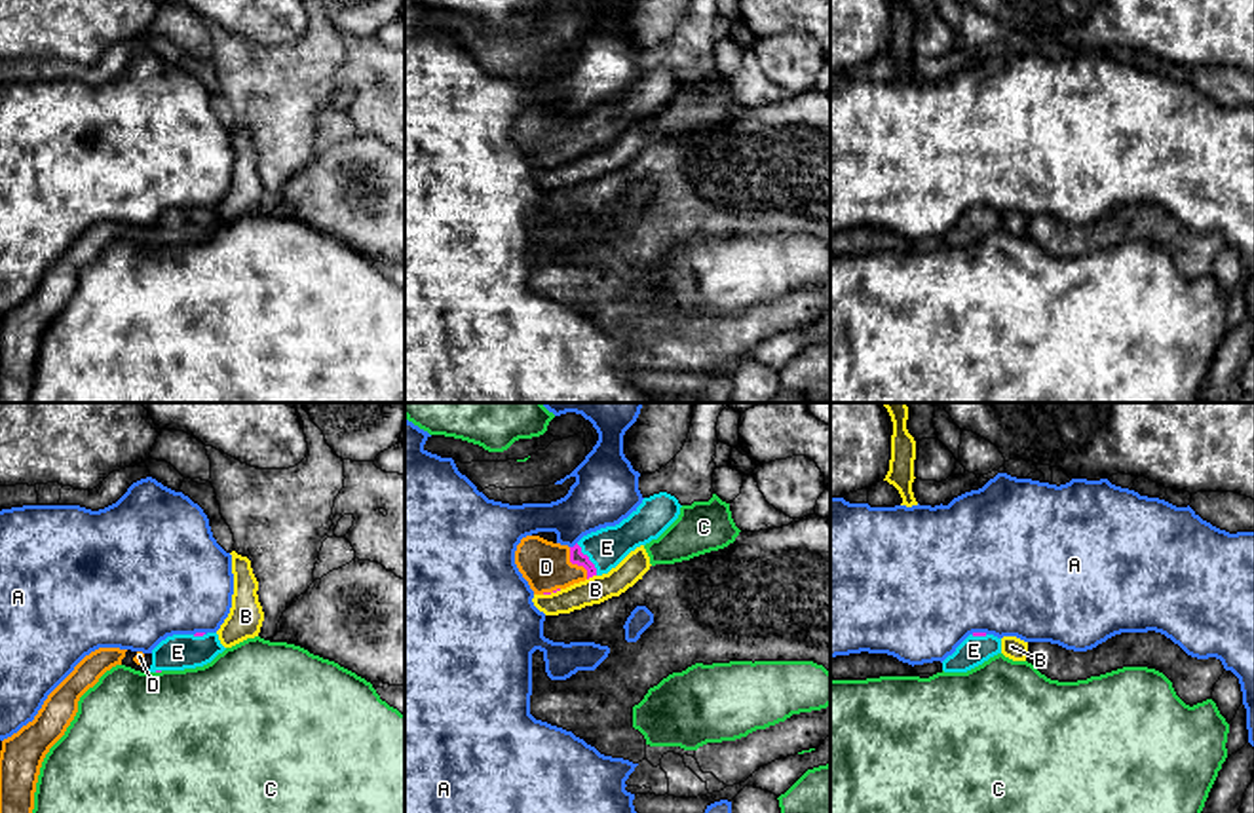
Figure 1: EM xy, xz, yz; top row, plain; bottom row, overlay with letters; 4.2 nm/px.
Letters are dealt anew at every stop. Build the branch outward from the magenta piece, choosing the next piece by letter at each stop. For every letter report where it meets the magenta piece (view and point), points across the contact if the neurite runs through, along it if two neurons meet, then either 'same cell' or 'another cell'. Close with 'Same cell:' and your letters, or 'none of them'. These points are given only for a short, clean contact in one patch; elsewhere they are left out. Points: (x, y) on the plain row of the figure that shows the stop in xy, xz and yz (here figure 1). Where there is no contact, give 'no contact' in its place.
A: contact xz (574, 120); border xz (576, 116), (570, 122); another cell
B: contact xz (591, 151); another cell
C: contact xy (158, 245); border xy (162, 245), (156, 247); another cell
D: contact xz (576, 137); way xz (576, 132), (576, 137), (546, 141); same cell
E: contact xz (588, 133); way xz (576, 132), (588, 133), (607, 122); same cell
Same cell: D, E

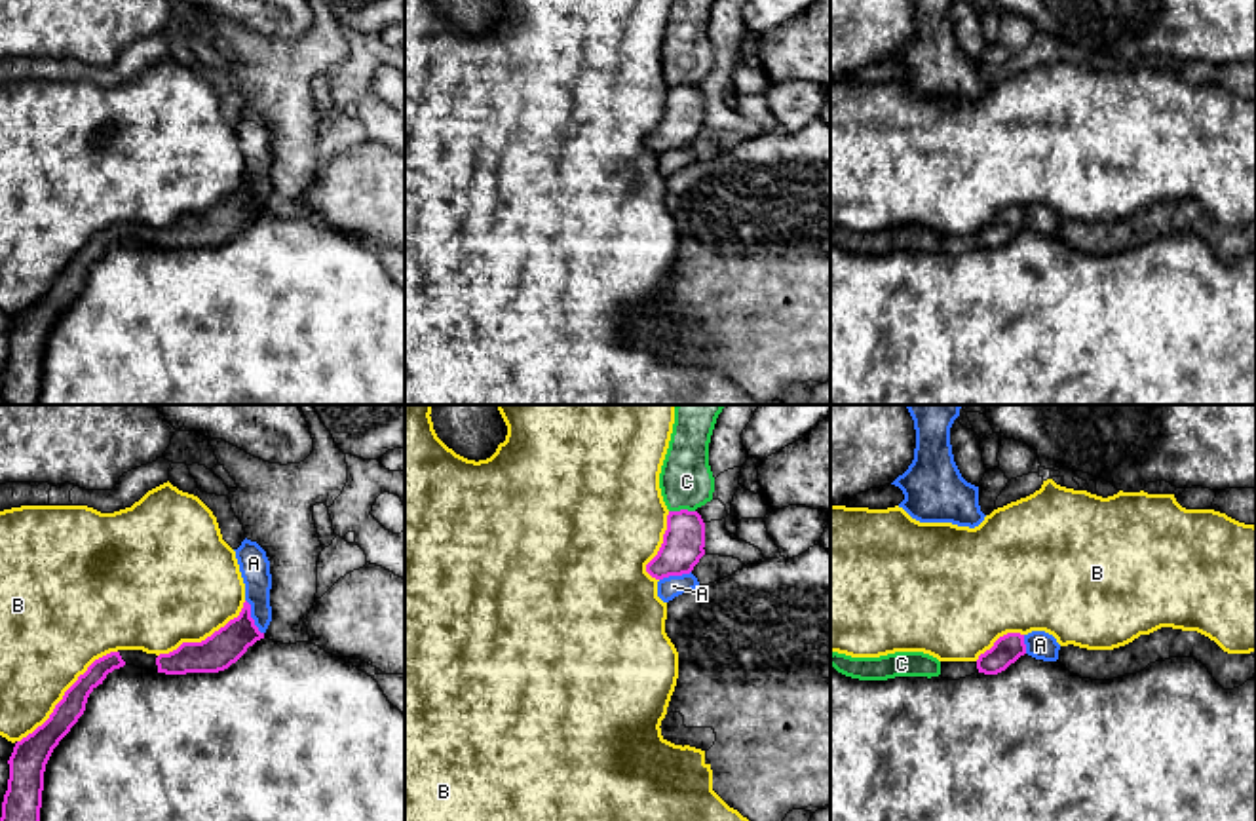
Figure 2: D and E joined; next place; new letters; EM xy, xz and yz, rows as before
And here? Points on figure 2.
A: contact xy (249, 190); another cell
B: contact xy (65, 268); another cell
C: contact xz (681, 84); border xz (694, 84), (669, 86); another cell
Same cell: none of them

